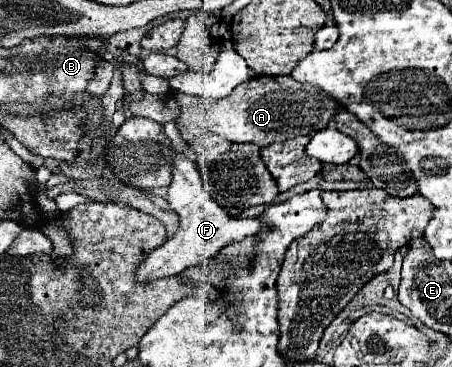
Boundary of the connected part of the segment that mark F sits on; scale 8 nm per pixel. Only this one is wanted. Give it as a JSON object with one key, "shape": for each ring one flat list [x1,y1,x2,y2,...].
{"shape":[[173,148,173,182,167,188,167,202,171,210,179,214,181,226,173,238,169,238,163,246,155,248,151,256,147,256,141,262,137,270,137,282,151,282,171,274,179,274,193,264,201,264,213,258,225,246,241,242,249,236,257,236,259,232,263,232,263,228,267,228,267,224,261,224,257,218,233,218,223,208,213,208,215,202,211,200,211,196,207,196,207,190,203,188,203,180,199,176,195,162,189,160,185,154,175,152,175,148]]}

